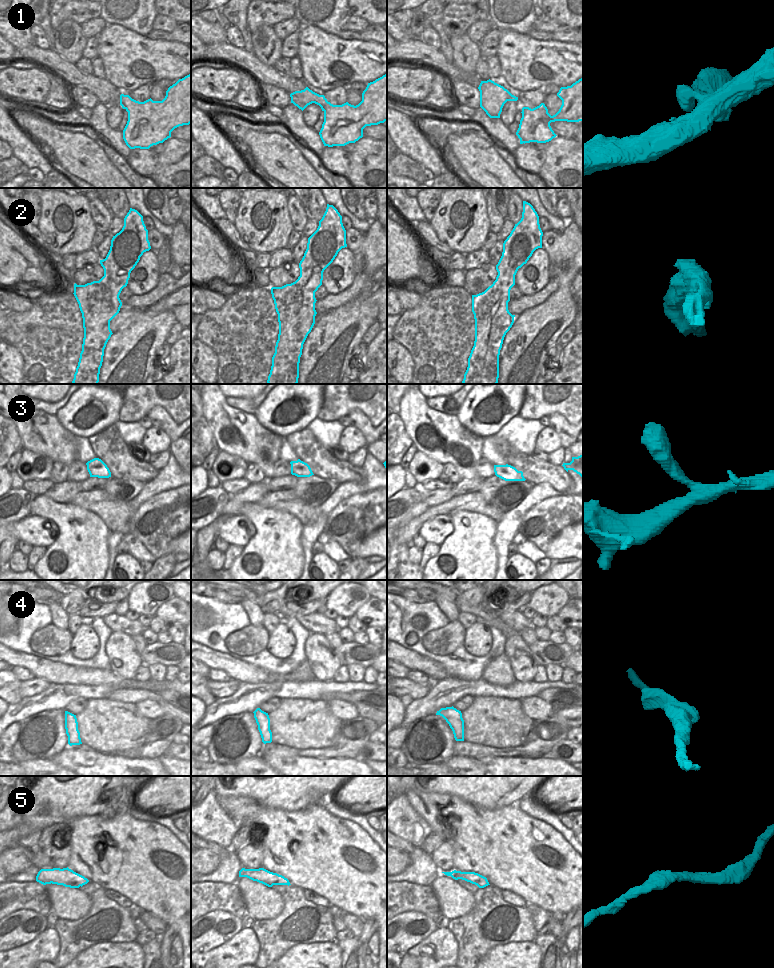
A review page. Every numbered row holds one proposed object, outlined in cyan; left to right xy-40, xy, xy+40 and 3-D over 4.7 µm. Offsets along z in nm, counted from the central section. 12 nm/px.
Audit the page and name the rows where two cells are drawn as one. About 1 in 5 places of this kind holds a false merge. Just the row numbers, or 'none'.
none

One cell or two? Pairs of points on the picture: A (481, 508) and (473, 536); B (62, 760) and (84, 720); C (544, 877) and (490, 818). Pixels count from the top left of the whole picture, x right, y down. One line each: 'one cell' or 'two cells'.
A: two cells
B: two cells
C: one cell

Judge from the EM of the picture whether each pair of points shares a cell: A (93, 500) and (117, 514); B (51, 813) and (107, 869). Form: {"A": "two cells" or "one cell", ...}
{"A": "one cell", "B": "two cells"}

